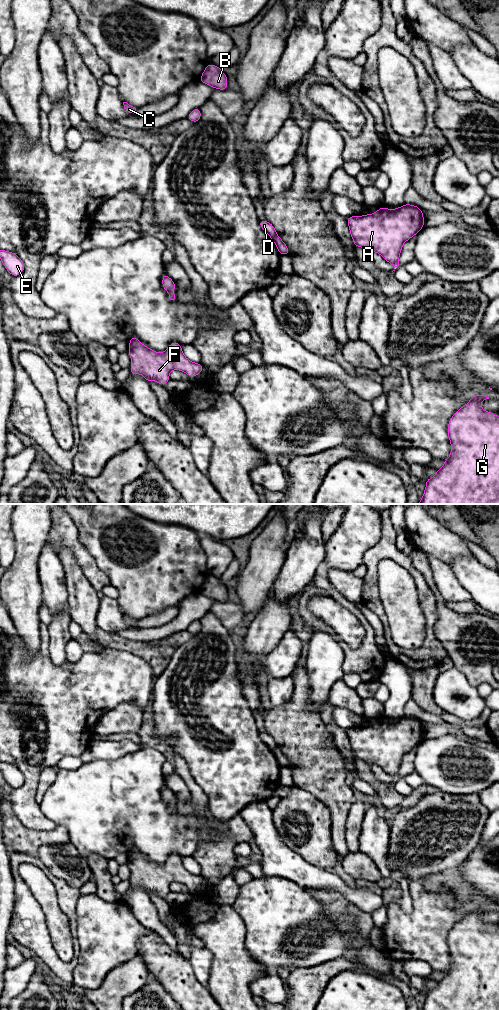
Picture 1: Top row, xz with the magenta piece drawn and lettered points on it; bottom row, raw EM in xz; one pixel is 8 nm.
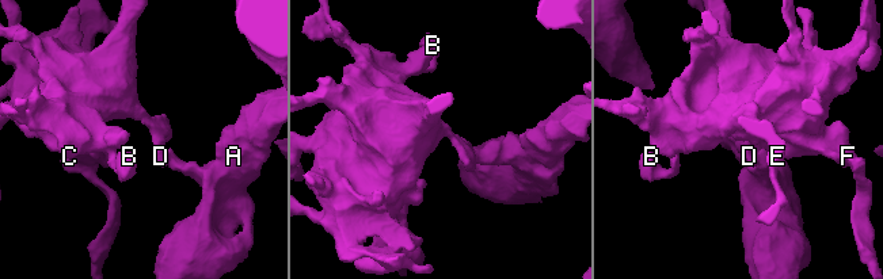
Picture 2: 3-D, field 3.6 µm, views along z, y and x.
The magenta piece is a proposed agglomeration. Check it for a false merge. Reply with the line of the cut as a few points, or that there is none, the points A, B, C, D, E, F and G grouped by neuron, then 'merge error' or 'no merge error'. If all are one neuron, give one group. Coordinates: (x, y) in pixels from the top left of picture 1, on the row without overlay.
xz (276, 746), (271, 750) | A / B C D E F G | merge error

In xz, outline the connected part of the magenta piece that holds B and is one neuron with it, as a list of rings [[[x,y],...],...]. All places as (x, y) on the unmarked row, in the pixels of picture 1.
[[[208,575],[208,577],[206,578],[199,593],[213,599],[214,601],[228,601],[227,586],[221,583],[220,578],[216,578],[210,575]]]

